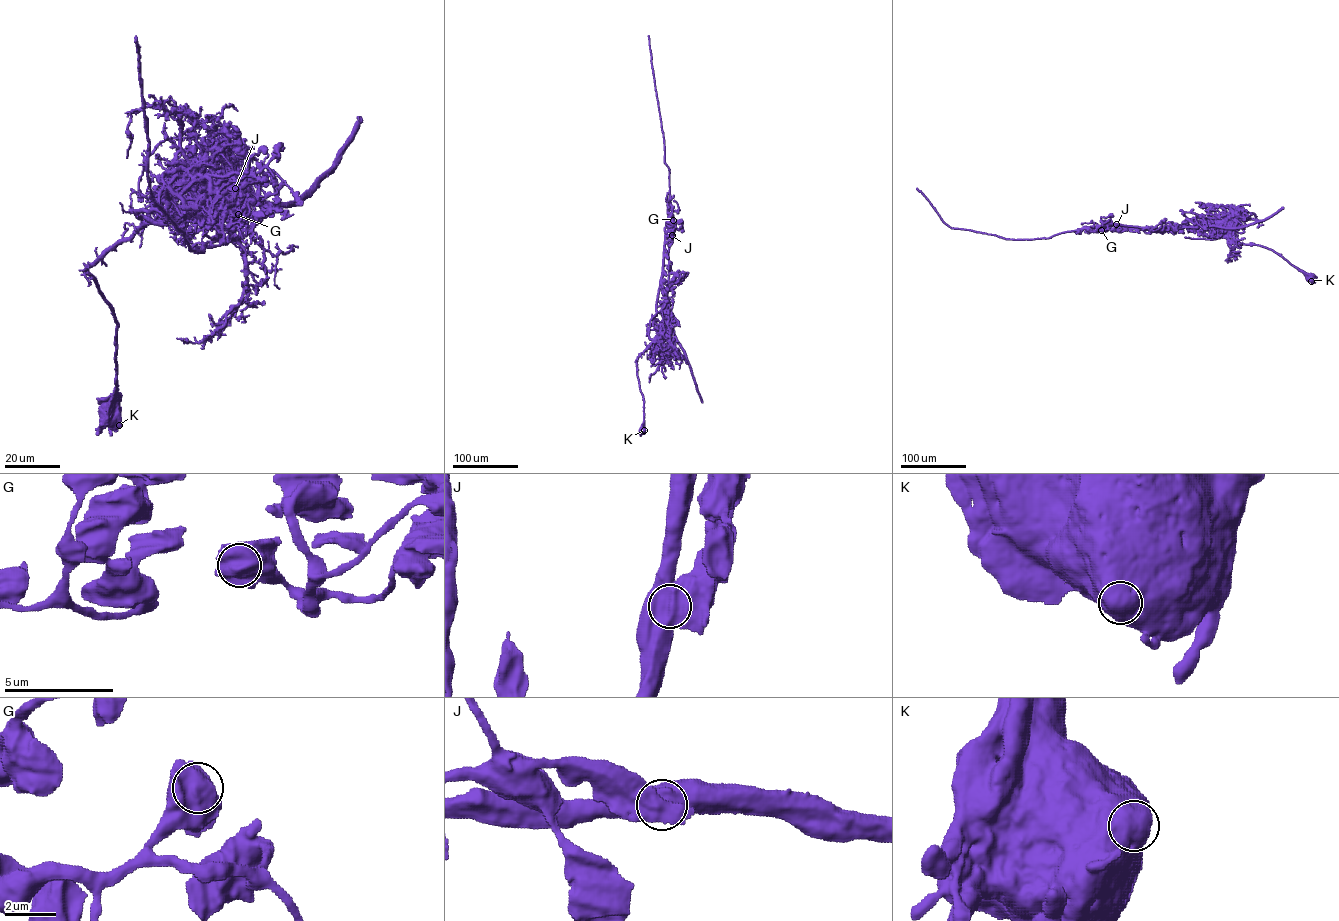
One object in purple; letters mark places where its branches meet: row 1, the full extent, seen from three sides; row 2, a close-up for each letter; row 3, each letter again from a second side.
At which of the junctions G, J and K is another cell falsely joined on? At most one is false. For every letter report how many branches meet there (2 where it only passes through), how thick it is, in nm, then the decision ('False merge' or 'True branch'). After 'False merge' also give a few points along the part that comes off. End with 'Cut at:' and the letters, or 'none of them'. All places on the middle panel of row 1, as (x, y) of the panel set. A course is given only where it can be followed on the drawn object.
G: Branches: 1. Thickness 1050 nm. True branch
J: Branches: 1. Thickness 1250 nm. False merge. Course of the part to remove: (672, 235), (669, 169), (664, 161), (648, 36)
K: Branches: 1. Thickness 1150 nm. True branch
Cut at: J

